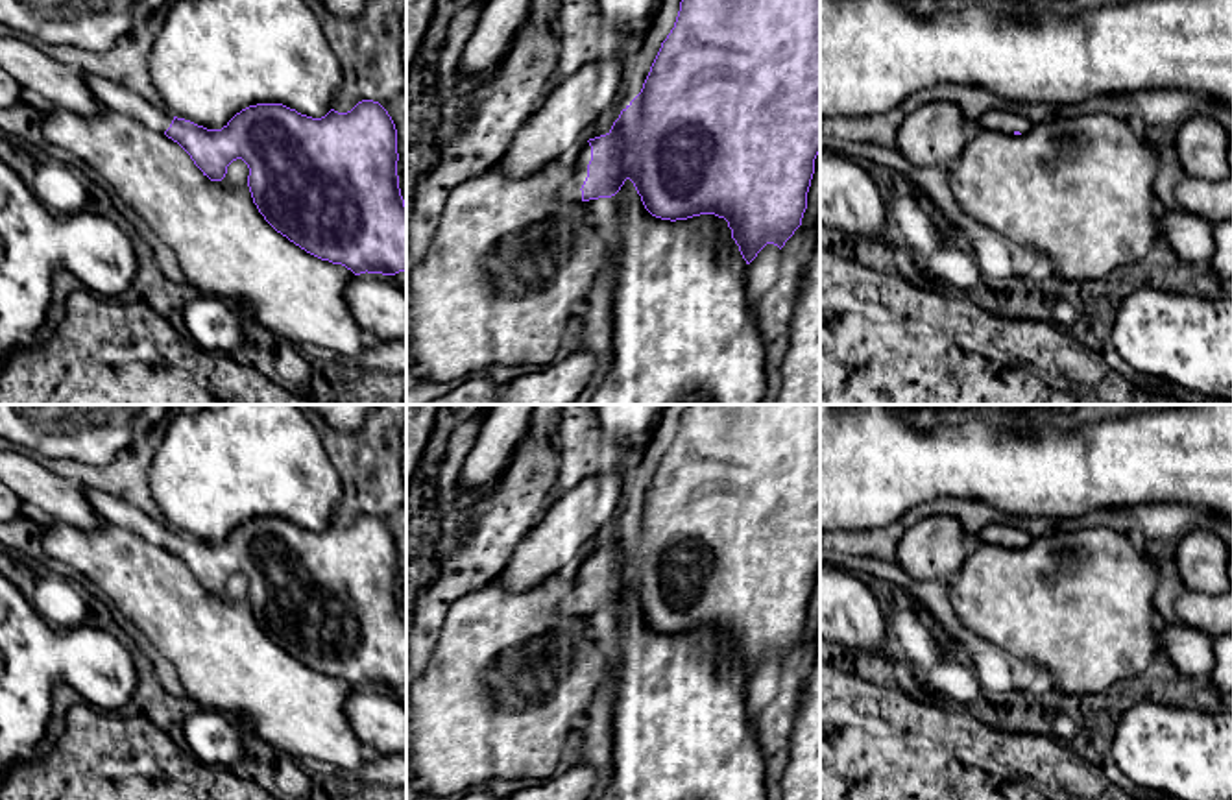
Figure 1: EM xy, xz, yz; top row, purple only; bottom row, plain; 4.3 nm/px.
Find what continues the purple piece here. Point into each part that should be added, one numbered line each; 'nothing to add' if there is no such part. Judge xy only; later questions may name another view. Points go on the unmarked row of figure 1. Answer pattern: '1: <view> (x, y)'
1: xy (113, 510)

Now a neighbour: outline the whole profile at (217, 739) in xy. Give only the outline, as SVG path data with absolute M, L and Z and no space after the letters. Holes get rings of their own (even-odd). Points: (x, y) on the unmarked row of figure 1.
M199 708L187 717L183 735L188 750L209 767L229 769L246 752L248 732L222 711Z

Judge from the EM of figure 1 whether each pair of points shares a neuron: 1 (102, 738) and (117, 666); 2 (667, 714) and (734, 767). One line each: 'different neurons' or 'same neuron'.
1: different neurons
2: same neuron

